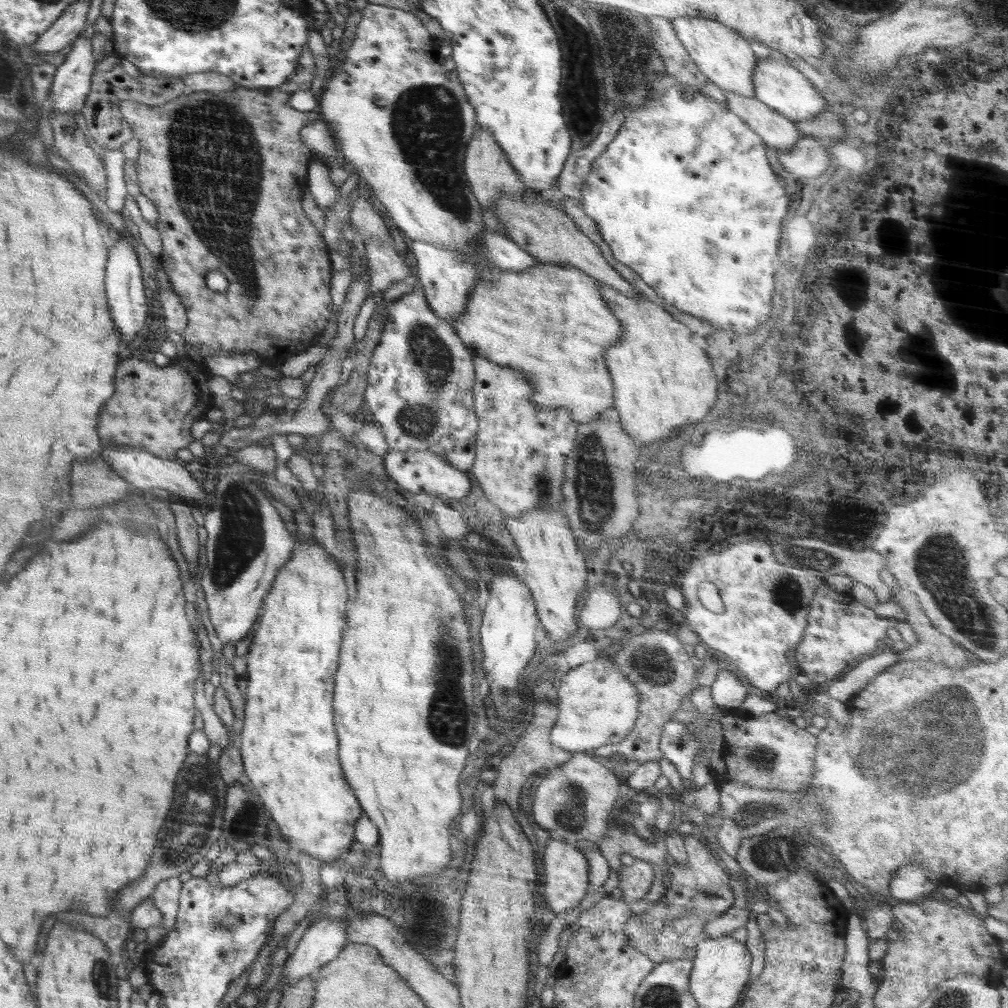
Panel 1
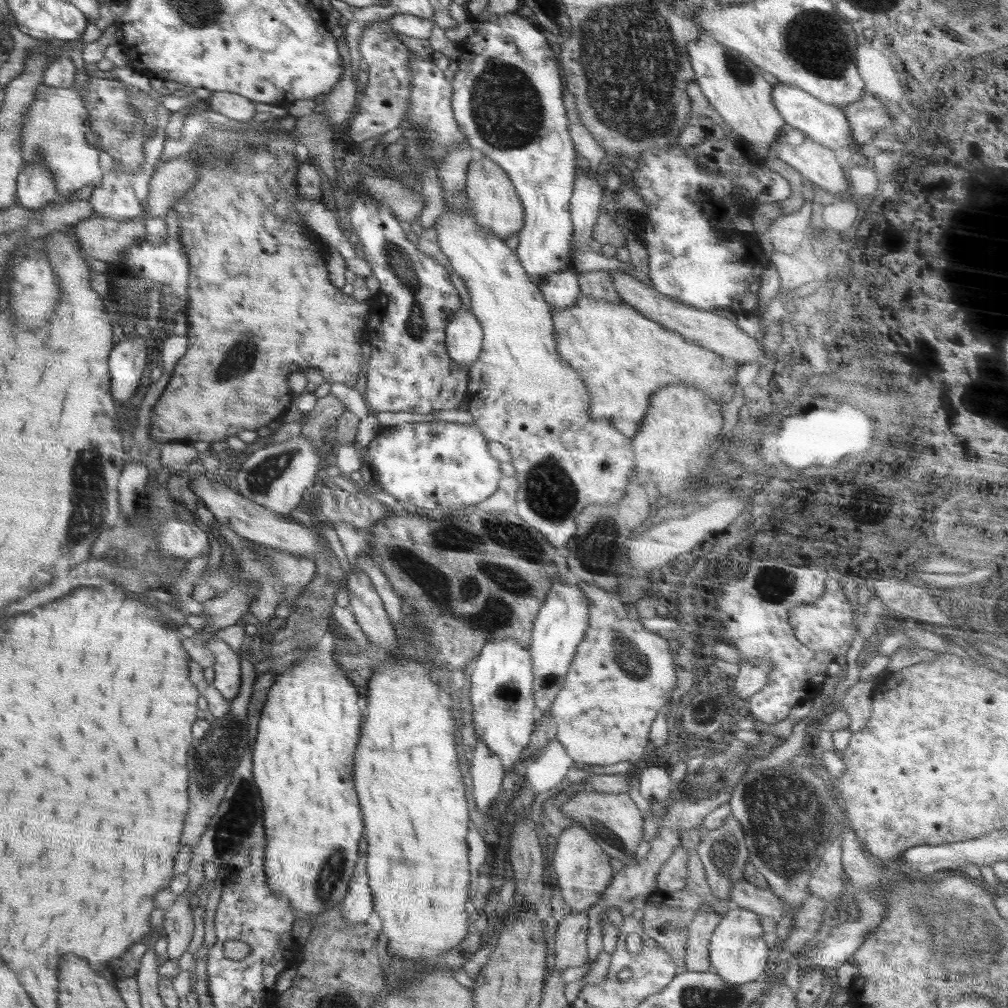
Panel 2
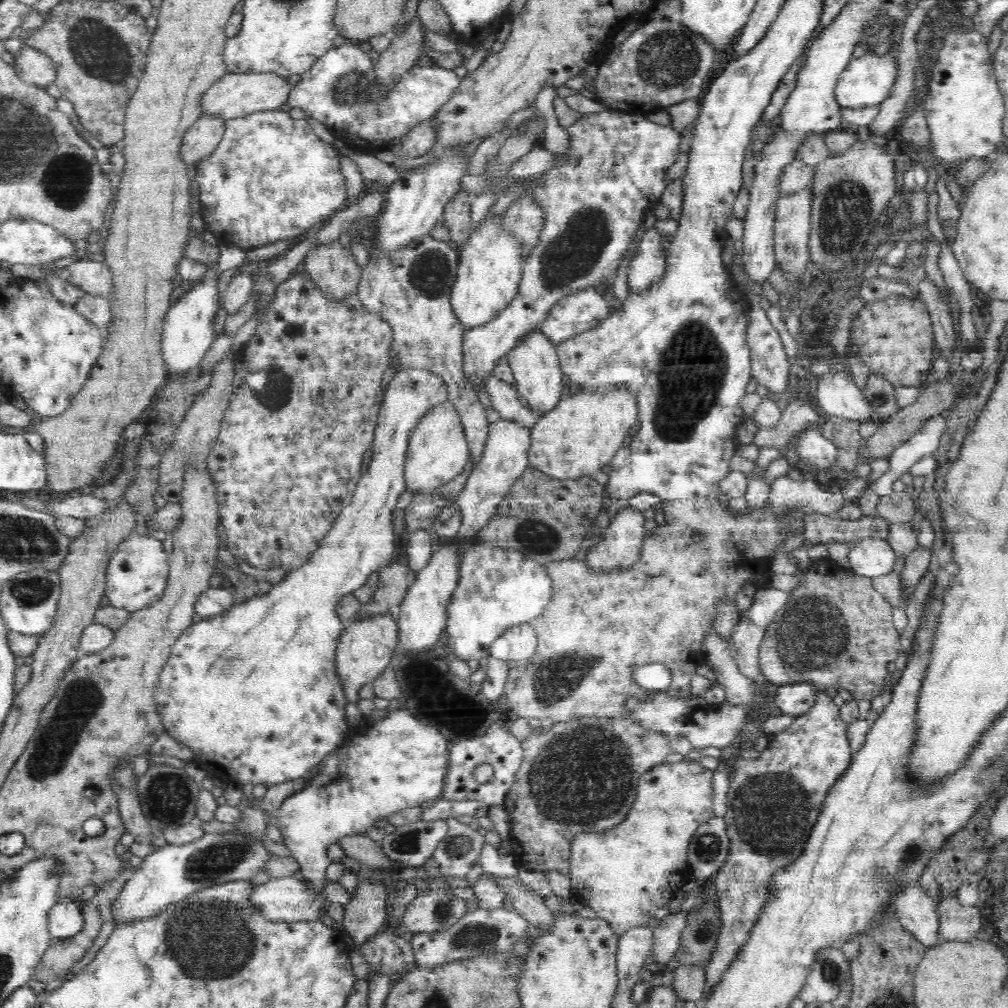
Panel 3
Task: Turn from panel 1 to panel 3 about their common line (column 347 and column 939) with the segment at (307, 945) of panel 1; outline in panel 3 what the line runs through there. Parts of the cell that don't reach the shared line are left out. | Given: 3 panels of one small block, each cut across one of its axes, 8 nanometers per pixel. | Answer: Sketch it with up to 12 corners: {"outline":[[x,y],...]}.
{"outline":[[919,880],[890,900],[894,914],[927,947],[940,942],[937,901]]}

